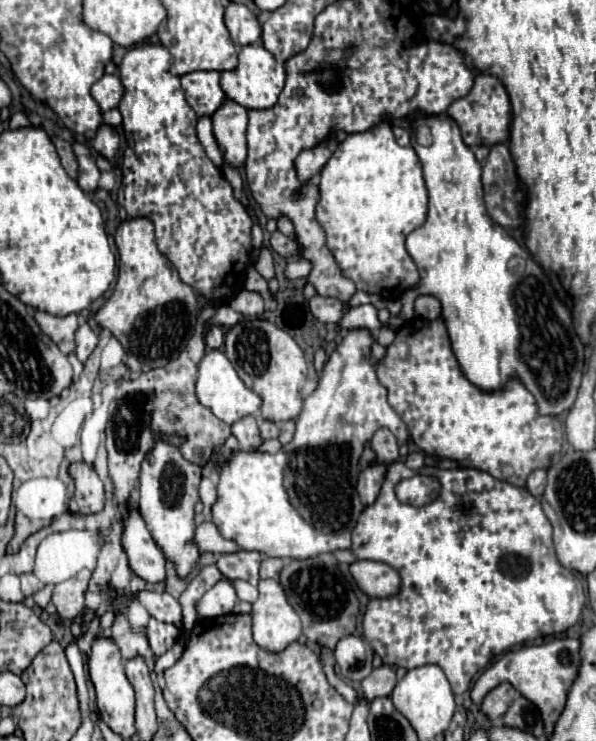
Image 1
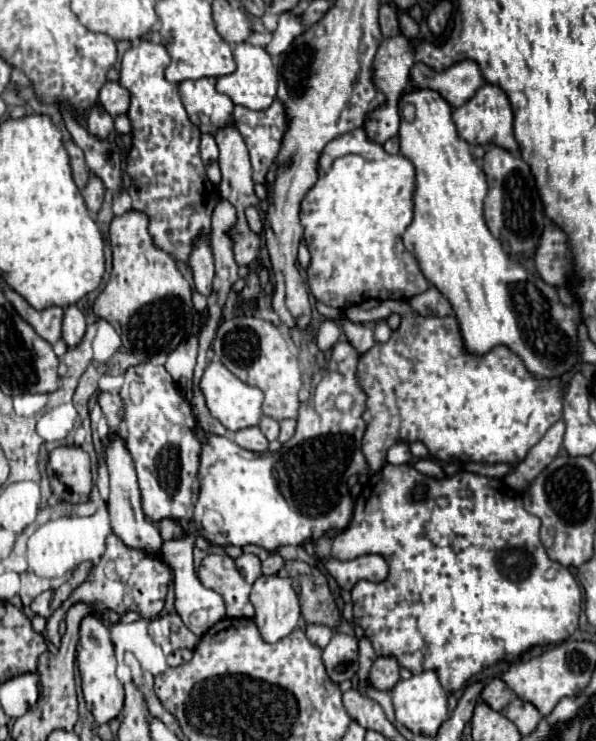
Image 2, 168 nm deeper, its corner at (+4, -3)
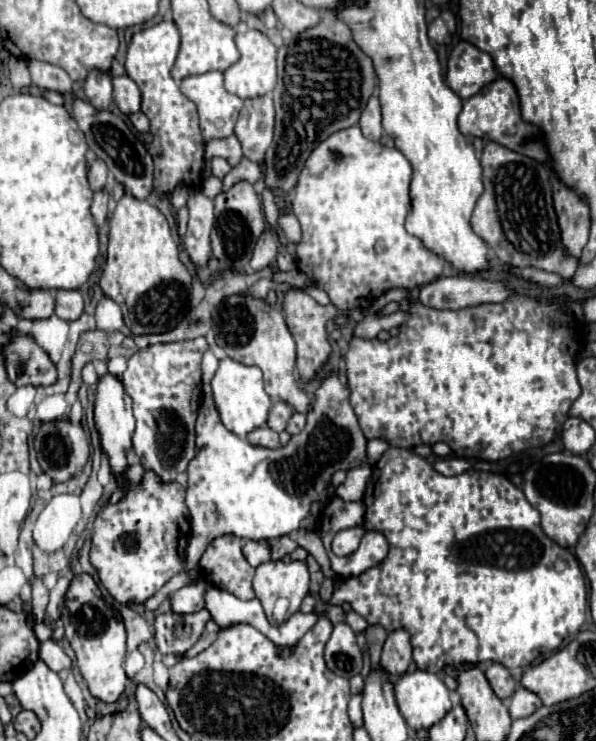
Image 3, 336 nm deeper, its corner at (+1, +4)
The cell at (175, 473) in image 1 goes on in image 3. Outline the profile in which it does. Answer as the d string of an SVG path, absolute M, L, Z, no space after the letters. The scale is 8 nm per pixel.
M202 336L148 346L128 360L128 368L122 376L136 418L136 432L132 438L134 452L144 470L152 470L160 482L176 482L180 474L186 474L188 462L194 458L194 424L202 392L200 360L206 348L208 342Z

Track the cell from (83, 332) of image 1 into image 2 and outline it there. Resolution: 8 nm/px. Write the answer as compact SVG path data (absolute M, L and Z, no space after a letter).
M69 305L63 311L65 313L63 313L63 333L61 333L61 337L67 343L67 347L75 347L81 341L81 337L85 335L85 327L87 327L85 317L75 305Z

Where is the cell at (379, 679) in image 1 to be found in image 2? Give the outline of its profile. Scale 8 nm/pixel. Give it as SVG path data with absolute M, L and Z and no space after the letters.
M377 657L371 667L371 683L379 691L389 691L399 681L399 663L395 657Z

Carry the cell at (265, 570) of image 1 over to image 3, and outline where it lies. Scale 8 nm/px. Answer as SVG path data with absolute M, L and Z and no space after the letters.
M282 536L272 542L272 560L282 560L286 554L292 554L298 544L290 536Z

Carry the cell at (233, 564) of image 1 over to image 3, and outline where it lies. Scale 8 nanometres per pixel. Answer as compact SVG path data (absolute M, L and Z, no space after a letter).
M248 540L244 542L244 548L242 548L248 564L252 568L264 564L264 562L270 562L270 550L262 544L262 542L254 542L254 540Z

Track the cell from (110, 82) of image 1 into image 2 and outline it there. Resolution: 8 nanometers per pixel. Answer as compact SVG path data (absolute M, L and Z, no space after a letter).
M105 83L101 93L99 93L99 103L103 105L103 109L115 119L117 115L123 115L129 111L129 91L125 87L121 87L119 83Z

